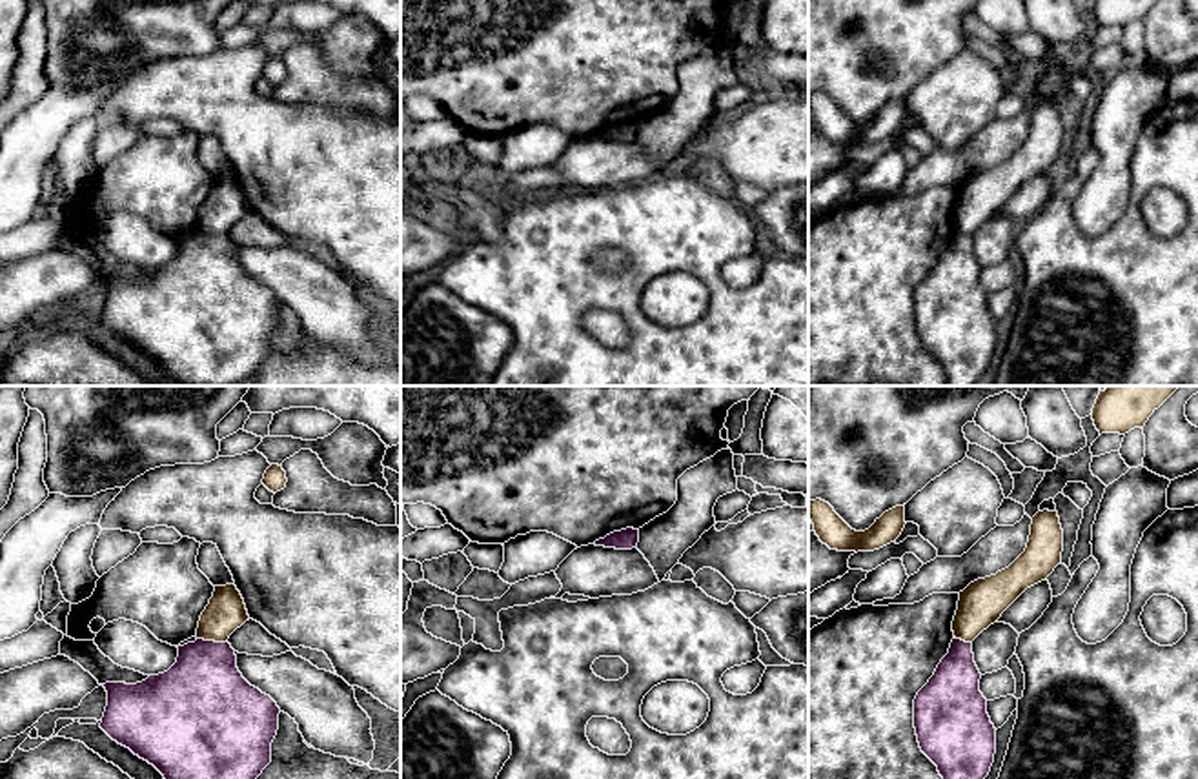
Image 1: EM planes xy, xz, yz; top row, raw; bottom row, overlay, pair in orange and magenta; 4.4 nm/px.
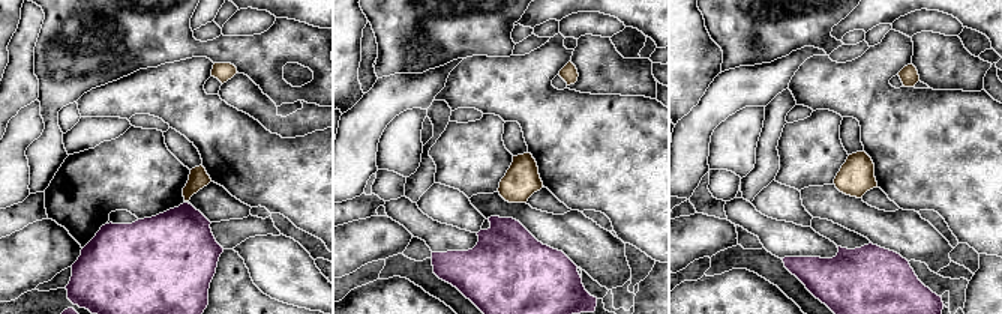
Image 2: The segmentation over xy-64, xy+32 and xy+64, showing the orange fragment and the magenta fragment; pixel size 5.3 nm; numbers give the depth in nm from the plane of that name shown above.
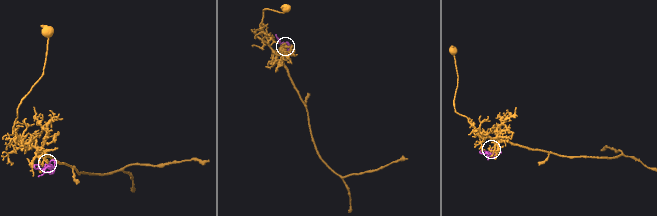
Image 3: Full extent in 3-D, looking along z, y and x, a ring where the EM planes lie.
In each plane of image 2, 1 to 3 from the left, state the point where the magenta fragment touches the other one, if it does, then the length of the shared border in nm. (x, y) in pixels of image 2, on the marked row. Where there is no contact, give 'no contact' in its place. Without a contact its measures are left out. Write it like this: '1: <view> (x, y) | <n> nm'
1: no contact
2: no contact
3: no contact

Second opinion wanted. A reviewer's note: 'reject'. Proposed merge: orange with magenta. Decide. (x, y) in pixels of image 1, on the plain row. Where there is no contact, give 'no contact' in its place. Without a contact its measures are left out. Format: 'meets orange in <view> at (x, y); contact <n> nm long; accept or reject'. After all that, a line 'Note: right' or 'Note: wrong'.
meets orange in xy at (212, 232); contact 140 nm long; reject
Note: right

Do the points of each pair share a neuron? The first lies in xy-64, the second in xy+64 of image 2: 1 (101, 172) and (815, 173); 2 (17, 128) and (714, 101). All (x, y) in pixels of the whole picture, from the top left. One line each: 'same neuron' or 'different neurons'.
1: same neuron
2: same neuron

